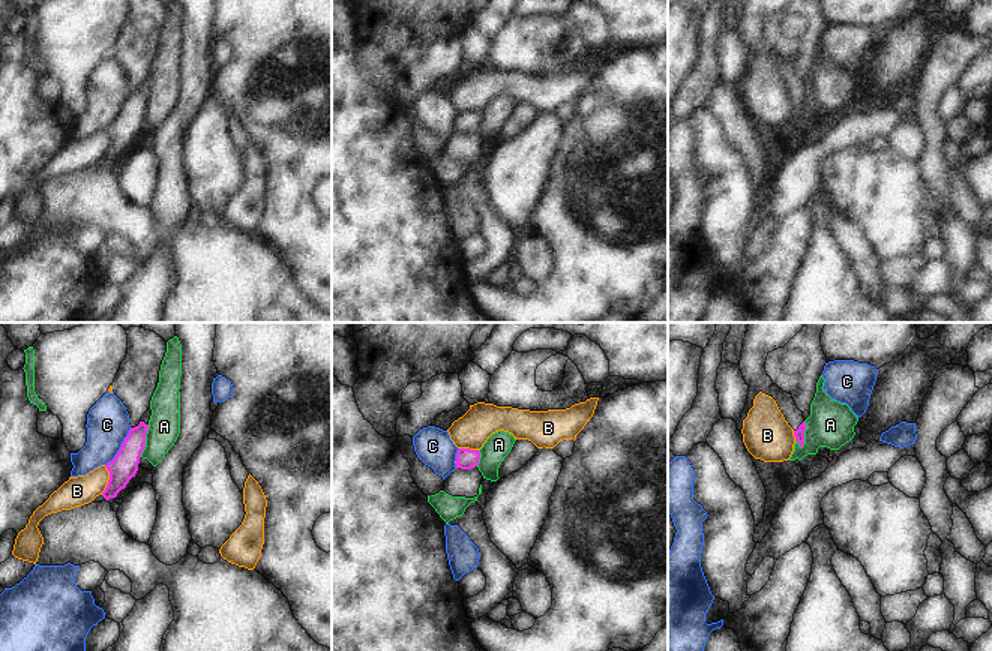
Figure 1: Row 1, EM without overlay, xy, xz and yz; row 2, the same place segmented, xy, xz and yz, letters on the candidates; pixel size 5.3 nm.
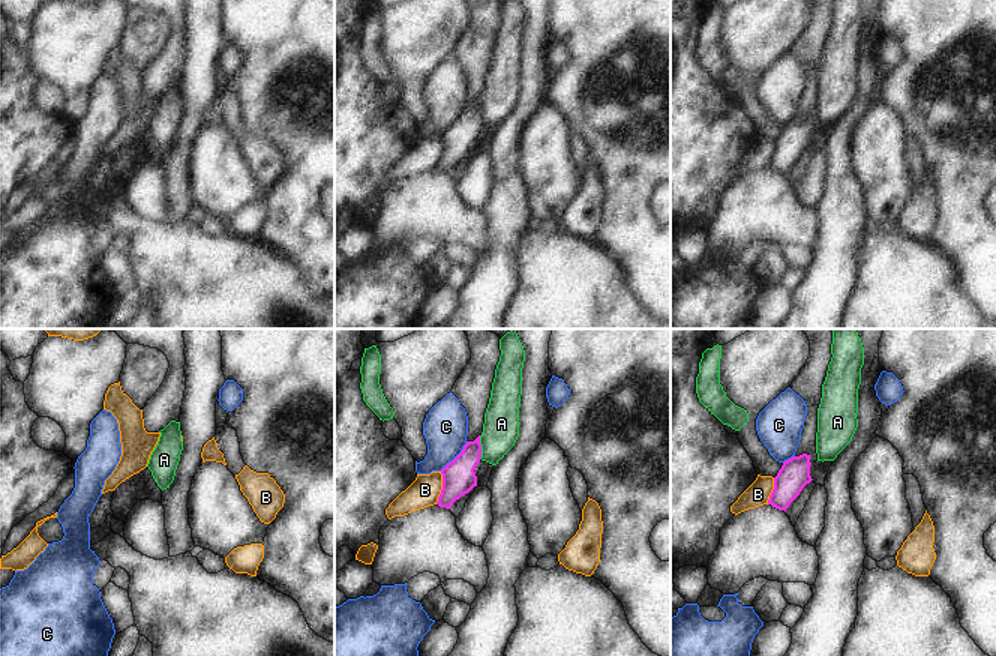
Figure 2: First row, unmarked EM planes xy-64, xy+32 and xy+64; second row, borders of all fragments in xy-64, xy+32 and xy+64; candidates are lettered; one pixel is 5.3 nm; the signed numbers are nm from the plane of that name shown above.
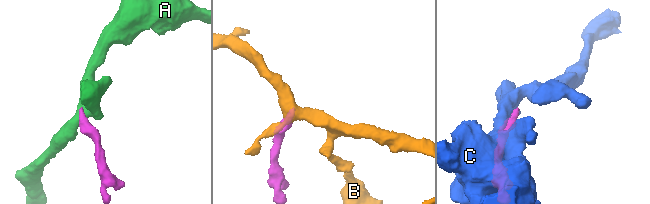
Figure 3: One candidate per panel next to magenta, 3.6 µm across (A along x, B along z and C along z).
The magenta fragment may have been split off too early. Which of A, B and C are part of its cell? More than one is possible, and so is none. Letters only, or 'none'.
none.

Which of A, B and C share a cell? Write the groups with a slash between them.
A / B / C

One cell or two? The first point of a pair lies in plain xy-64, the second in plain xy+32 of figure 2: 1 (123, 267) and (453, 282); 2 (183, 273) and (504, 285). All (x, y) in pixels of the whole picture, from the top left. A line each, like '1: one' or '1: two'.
1: one
2: two

